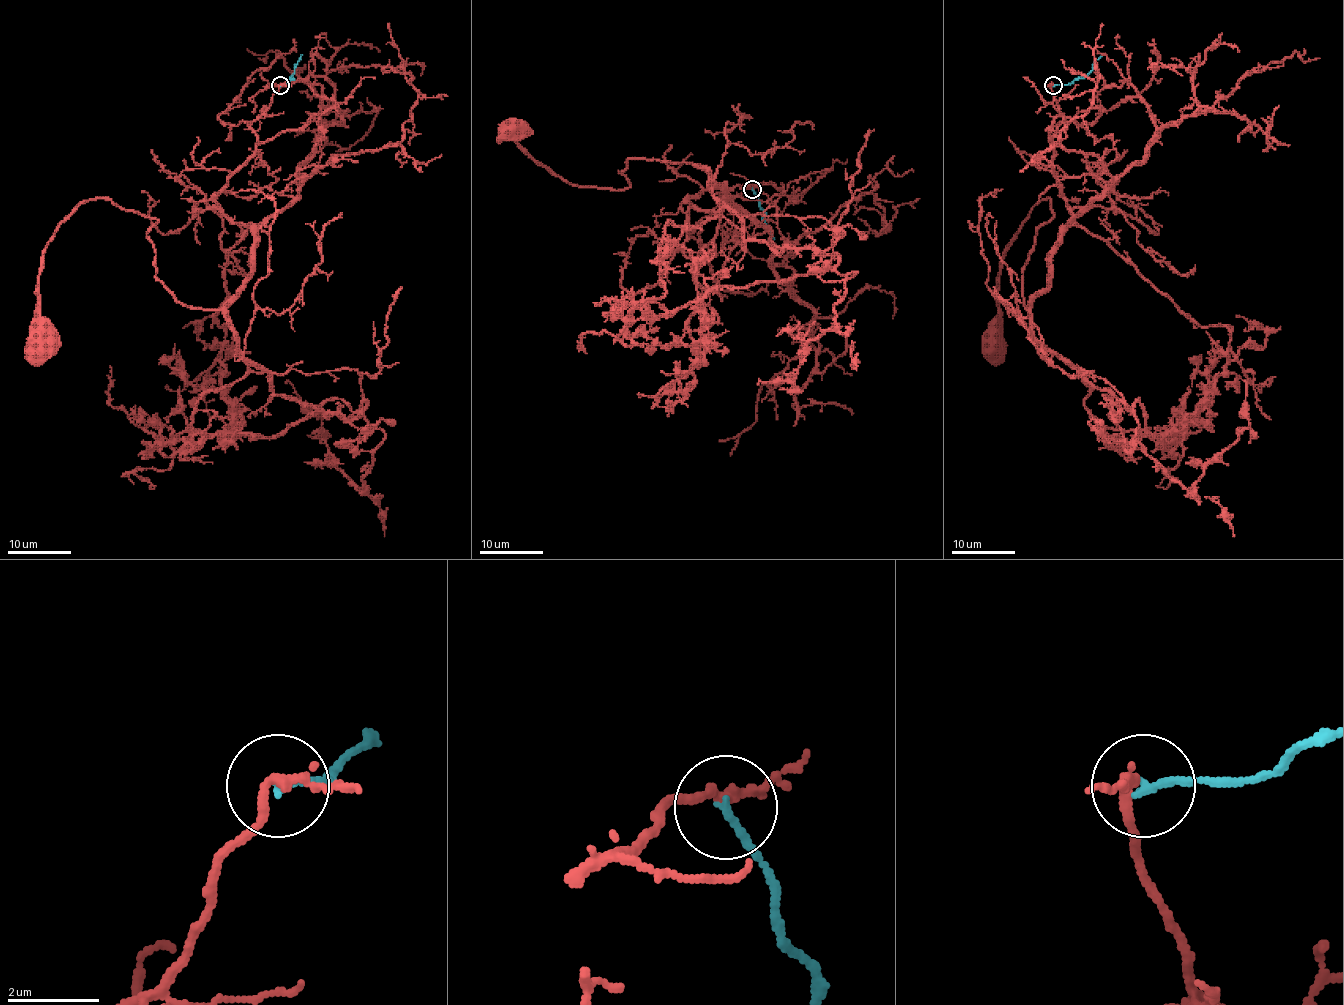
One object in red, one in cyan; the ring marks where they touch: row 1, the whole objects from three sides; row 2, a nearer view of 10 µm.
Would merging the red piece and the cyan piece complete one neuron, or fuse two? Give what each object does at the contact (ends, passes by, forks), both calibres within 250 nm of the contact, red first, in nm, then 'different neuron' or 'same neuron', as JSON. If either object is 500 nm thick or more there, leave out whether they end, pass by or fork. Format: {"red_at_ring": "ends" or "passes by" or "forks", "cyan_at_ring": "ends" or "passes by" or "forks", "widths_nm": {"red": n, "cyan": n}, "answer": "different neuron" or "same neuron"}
{"red_at_ring": "passes by", "cyan_at_ring": "ends", "widths_nm": {"red": 200, "cyan": 180}, "answer": "different neuron"}

